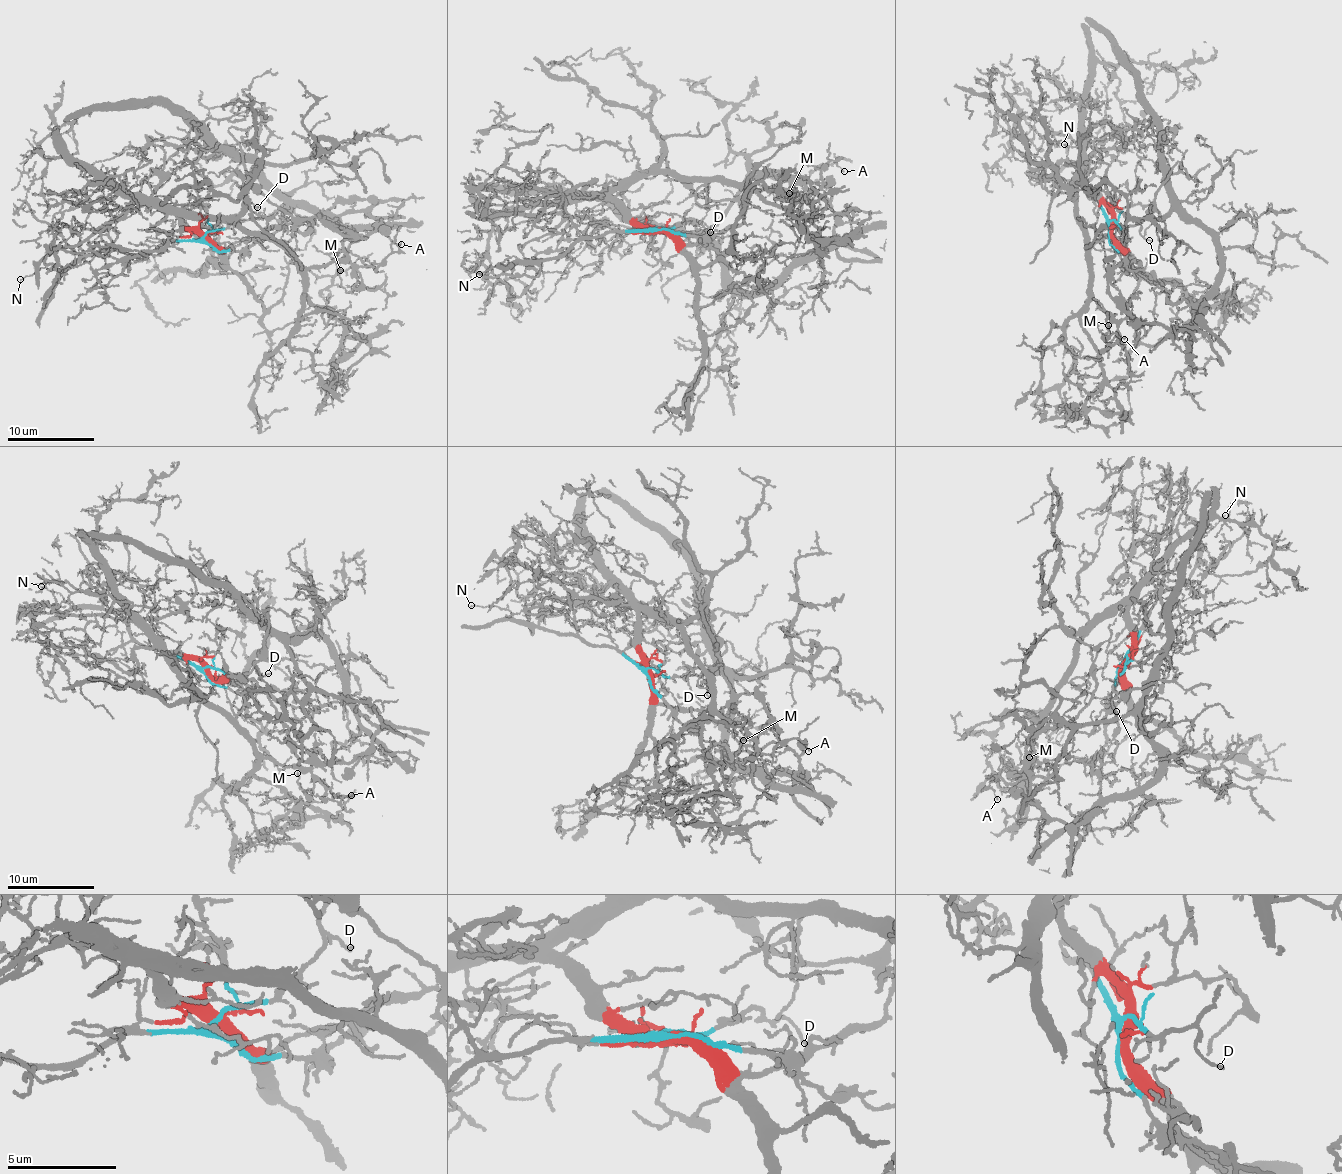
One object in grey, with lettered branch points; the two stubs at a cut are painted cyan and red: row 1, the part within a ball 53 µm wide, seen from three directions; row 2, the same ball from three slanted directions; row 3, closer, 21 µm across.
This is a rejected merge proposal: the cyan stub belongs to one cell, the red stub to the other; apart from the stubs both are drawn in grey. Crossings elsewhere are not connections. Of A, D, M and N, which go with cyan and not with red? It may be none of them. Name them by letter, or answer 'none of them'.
D, N

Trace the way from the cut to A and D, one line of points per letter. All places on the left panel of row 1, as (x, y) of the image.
A: (206, 241), (181, 216), (231, 218), (250, 231), (263, 233), (310, 267), (337, 262), (374, 271), (401, 244)
D: (206, 241), (207, 231), (233, 222), (247, 202), (257, 207)

